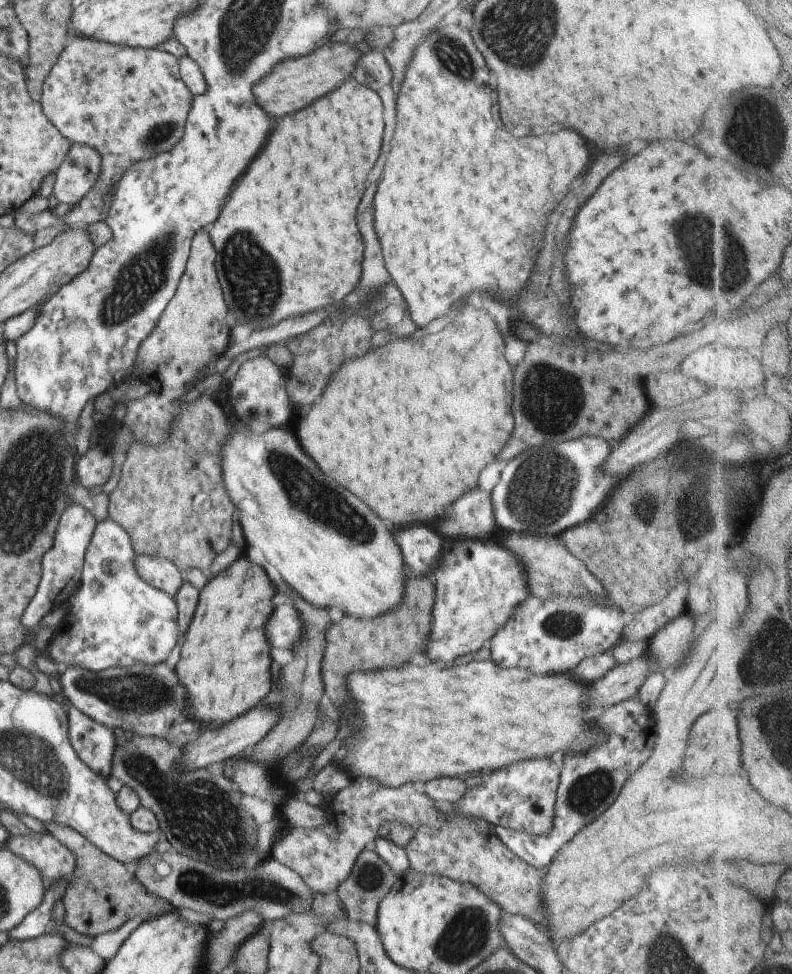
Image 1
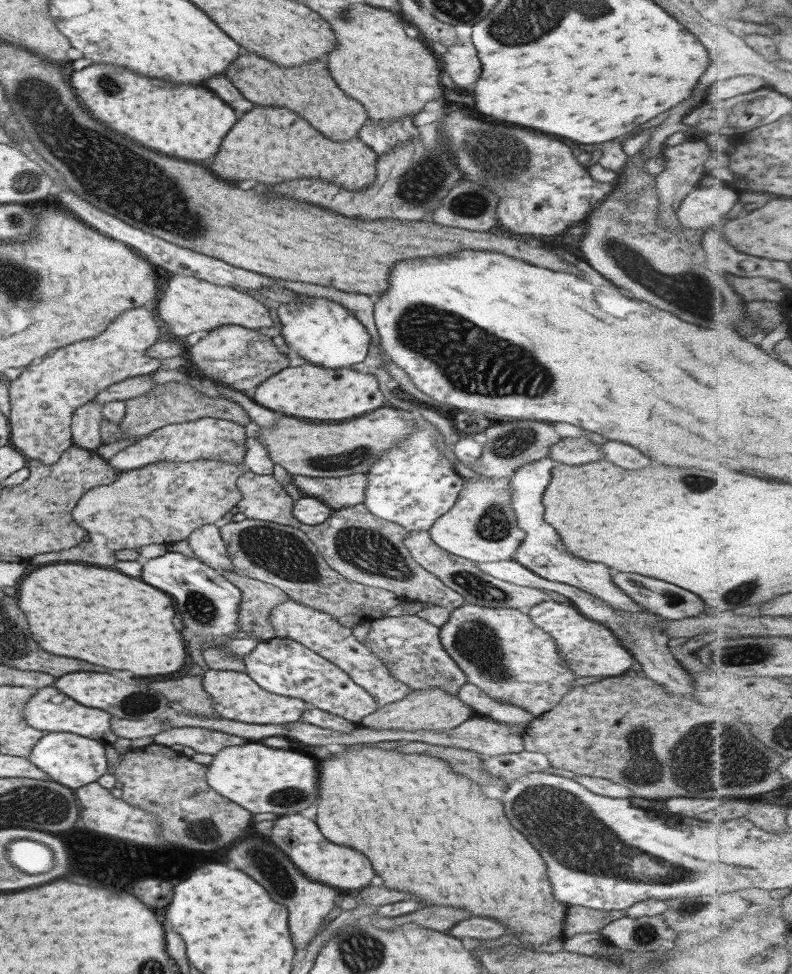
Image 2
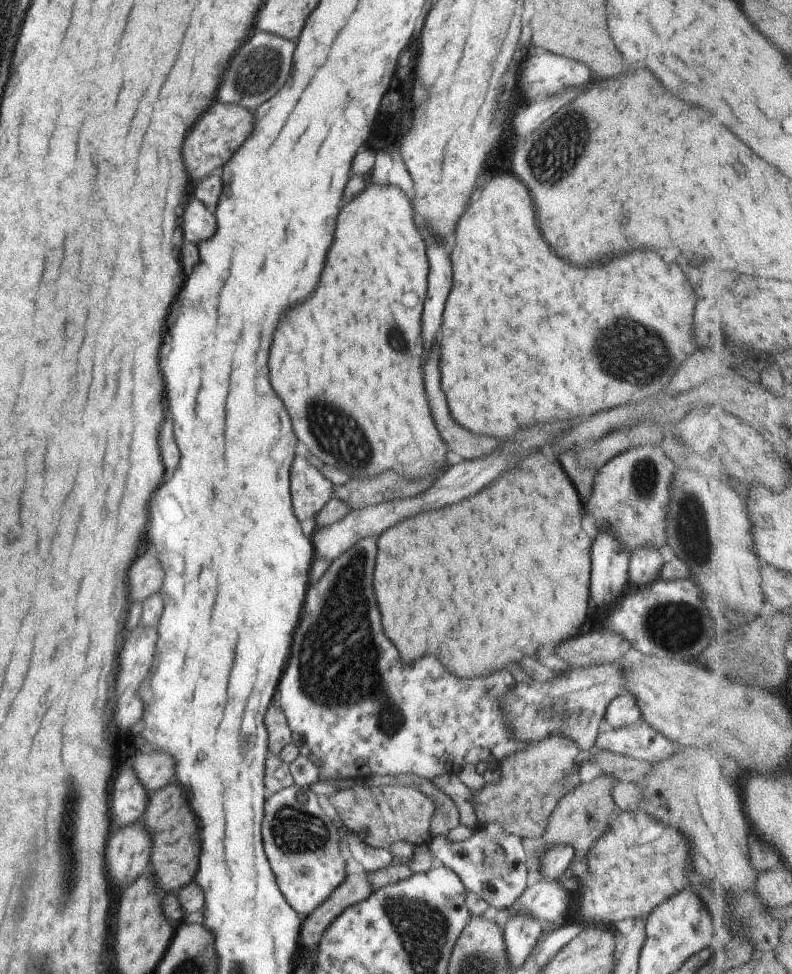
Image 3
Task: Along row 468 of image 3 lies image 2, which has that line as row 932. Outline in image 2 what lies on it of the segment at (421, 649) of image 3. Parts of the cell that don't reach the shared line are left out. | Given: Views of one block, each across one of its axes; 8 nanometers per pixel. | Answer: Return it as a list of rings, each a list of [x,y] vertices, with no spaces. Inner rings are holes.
[[[353,748],[353,750],[347,750],[343,754],[335,754],[333,758],[323,760],[319,764],[319,802],[317,802],[317,812],[315,812],[315,824],[319,826],[321,834],[329,842],[341,844],[341,846],[347,846],[347,848],[353,848],[353,850],[365,854],[365,858],[371,862],[375,874],[383,880],[383,884],[389,890],[409,892],[409,894],[417,896],[419,902],[429,902],[429,904],[435,904],[435,906],[461,908],[461,910],[467,910],[471,916],[495,918],[497,922],[505,924],[511,932],[521,936],[521,942],[525,944],[523,949],[531,949],[531,946],[545,944],[551,938],[560,939],[563,937],[561,932],[566,908],[561,902],[557,902],[556,898],[553,898],[554,894],[551,894],[546,866],[543,864],[541,856],[509,824],[509,820],[503,816],[501,806],[502,803],[497,802],[497,799],[489,800],[488,797],[483,798],[479,788],[475,786],[472,780],[465,780],[463,776],[453,774],[443,760],[437,760],[437,758],[431,758],[431,756],[395,754],[395,752],[387,752],[387,750],[379,750],[379,748]]]

